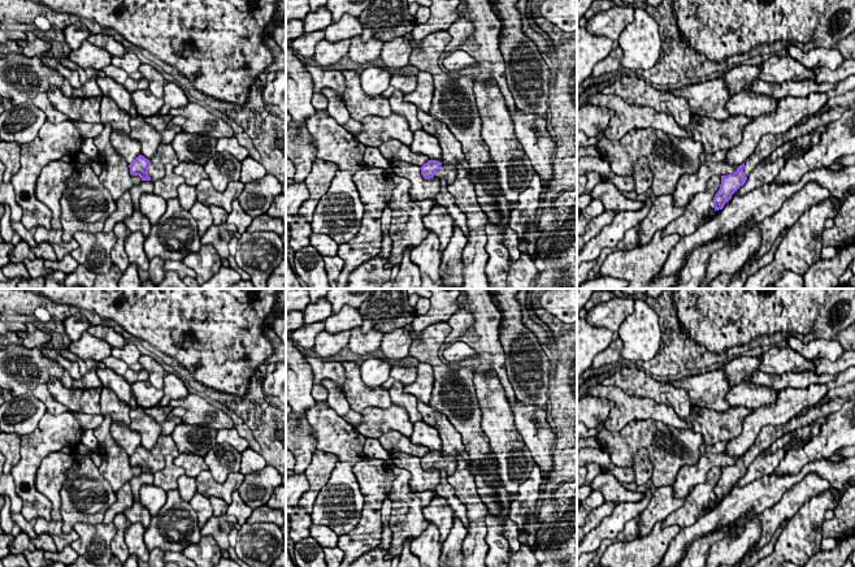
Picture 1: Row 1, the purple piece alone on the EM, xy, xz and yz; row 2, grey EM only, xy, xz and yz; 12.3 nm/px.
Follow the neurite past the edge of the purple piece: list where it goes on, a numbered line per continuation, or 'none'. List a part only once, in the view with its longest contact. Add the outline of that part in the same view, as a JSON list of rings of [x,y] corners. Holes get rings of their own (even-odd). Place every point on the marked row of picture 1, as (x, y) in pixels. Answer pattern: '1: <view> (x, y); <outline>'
1: yz (768, 143); [[[836,104],[825,112],[817,112],[815,116],[810,117],[806,124],[790,127],[786,133],[763,135],[754,153],[748,157],[748,161],[745,163],[743,172],[746,177],[748,178],[748,174],[778,147],[799,137],[807,135],[820,126],[826,126],[829,122],[839,120],[846,109],[846,107]]]

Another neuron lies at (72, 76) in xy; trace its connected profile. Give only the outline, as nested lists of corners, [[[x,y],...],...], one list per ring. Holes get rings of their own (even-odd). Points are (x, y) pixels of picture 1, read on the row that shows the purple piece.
[[[44,55],[40,60],[42,60],[43,65],[45,65],[45,66],[53,69],[53,70],[57,70],[65,79],[69,81],[69,83],[74,88],[81,88],[82,87],[78,72],[66,68],[60,61],[51,57],[49,55]]]

